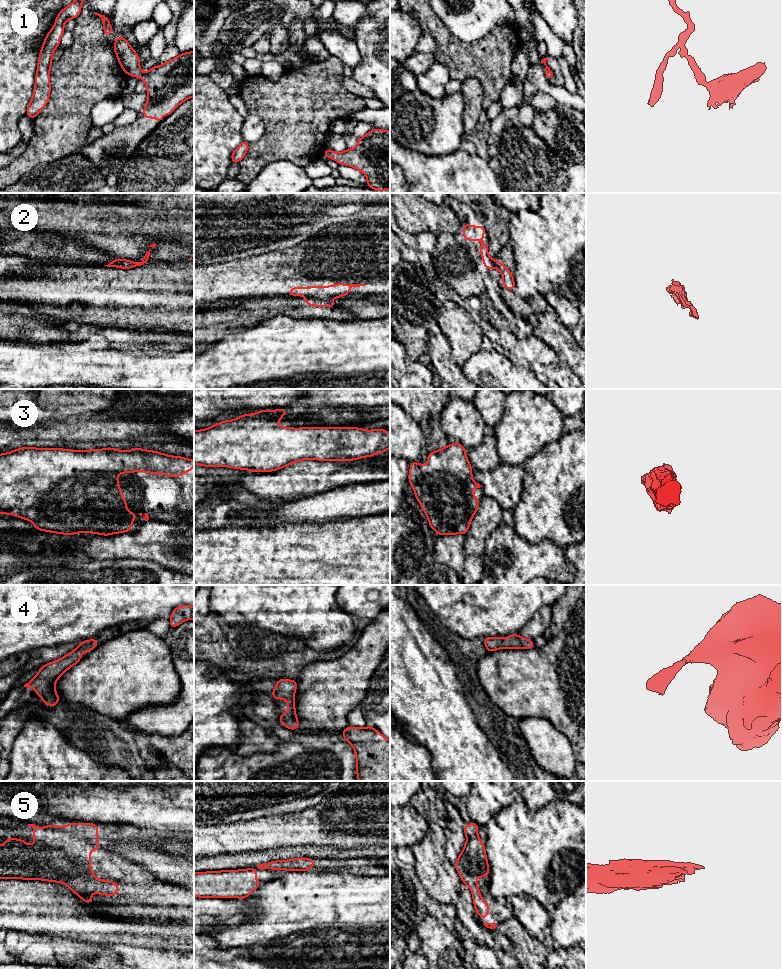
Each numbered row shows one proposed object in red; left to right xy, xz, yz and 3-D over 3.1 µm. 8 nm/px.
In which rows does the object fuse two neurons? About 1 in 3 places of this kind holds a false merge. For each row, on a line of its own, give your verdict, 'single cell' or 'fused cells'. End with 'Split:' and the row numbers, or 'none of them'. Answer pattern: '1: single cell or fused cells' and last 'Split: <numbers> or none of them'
1: single cell
2: fused cells
3: single cell
4: single cell
5: fused cells
Split: 2, 5

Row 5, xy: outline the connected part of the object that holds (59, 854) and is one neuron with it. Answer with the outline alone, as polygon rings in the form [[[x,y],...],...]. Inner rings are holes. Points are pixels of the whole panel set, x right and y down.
[[[69,823],[64,827],[46,825],[44,828],[37,827],[35,824],[28,824],[34,831],[34,844],[29,846],[22,839],[11,837],[6,838],[3,847],[0,846],[0,879],[17,878],[25,880],[45,880],[49,882],[58,882],[81,889],[87,888],[88,893],[99,893],[112,897],[118,893],[118,882],[104,881],[93,875],[90,864],[90,852],[100,849],[99,841],[96,835],[99,829],[96,823]]]

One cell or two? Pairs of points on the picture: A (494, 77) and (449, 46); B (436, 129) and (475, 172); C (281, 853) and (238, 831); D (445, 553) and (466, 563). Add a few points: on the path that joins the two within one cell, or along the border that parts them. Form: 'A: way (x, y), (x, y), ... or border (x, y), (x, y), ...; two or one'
A: way (483, 66), (477, 60), (464, 60), (460, 57); one
B: border (460, 147), (449, 154), (432, 156); two
C: border (296, 845), (250, 852); two
D: way (450, 553), (461, 562); one

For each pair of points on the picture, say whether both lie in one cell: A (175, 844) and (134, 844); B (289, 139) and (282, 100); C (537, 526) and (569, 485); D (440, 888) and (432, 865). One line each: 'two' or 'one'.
A: two
B: one
C: one
D: one

